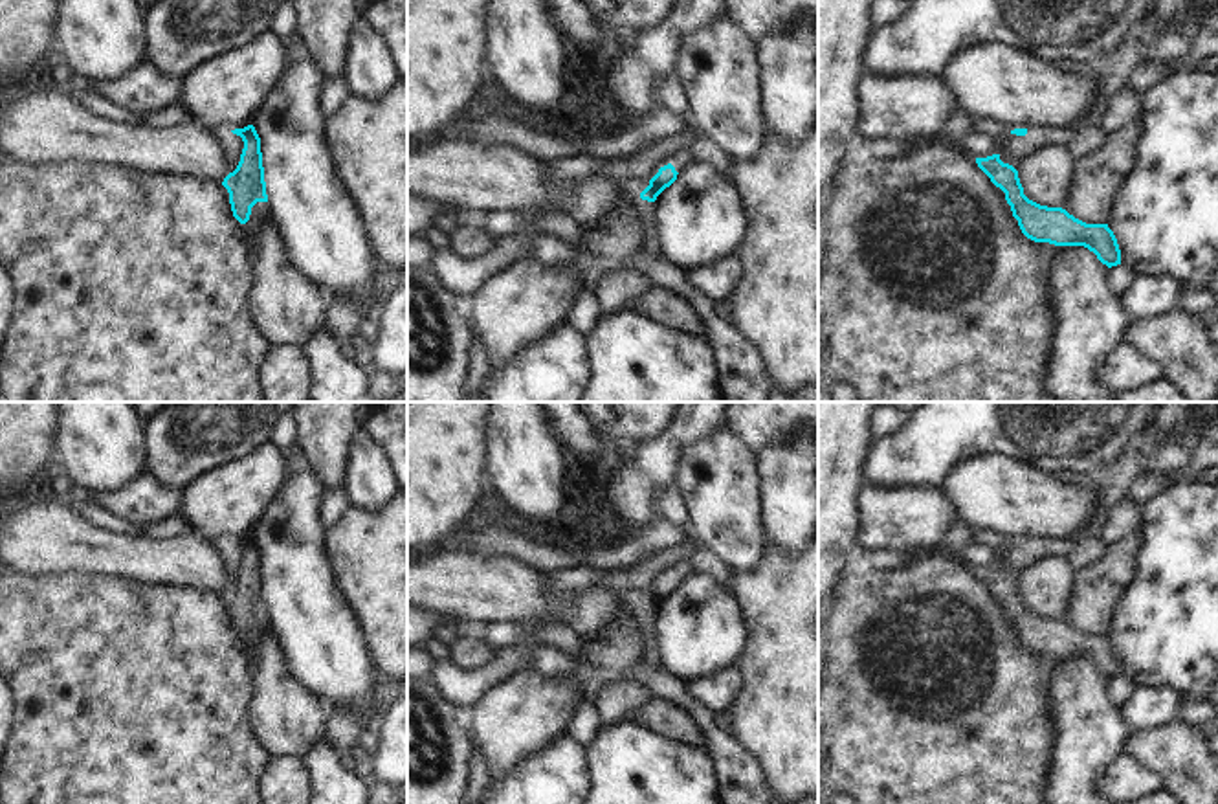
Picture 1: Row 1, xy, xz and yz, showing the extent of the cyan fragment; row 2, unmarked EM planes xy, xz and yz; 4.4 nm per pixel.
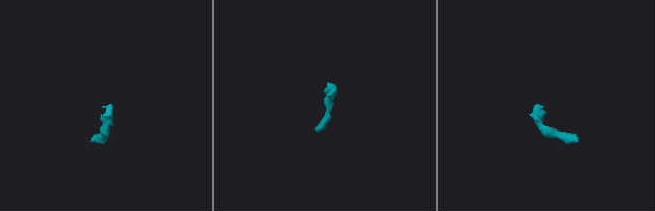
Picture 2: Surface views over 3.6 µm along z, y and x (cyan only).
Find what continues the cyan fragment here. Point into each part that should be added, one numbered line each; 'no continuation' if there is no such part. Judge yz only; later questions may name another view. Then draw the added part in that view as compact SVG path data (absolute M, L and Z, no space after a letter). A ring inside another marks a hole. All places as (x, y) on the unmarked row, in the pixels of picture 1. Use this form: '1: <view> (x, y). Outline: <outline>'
no continuation

